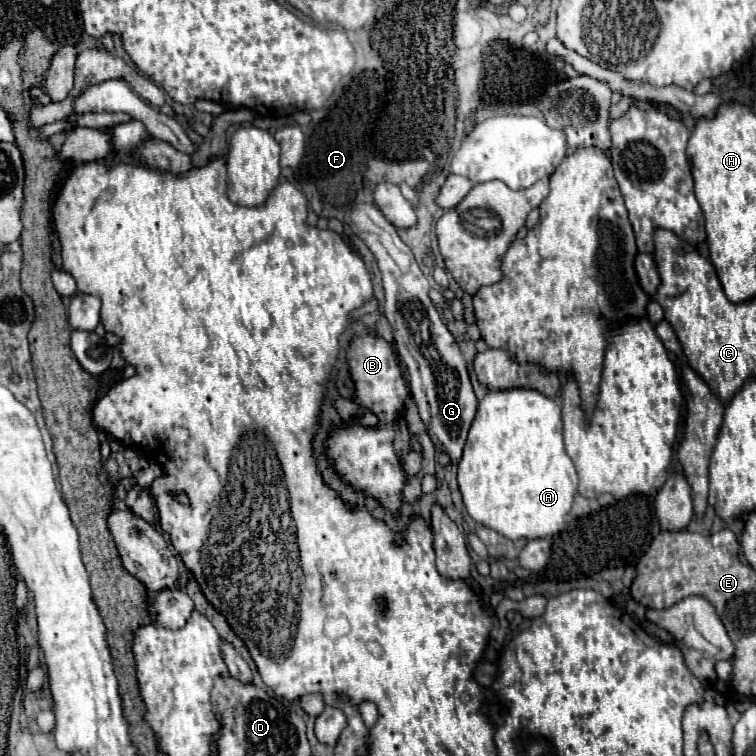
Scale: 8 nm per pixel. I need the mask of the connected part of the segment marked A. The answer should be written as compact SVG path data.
M537 390L487 392L469 430L457 482L469 516L501 536L533 540L559 534L579 482L563 446L559 404Z

